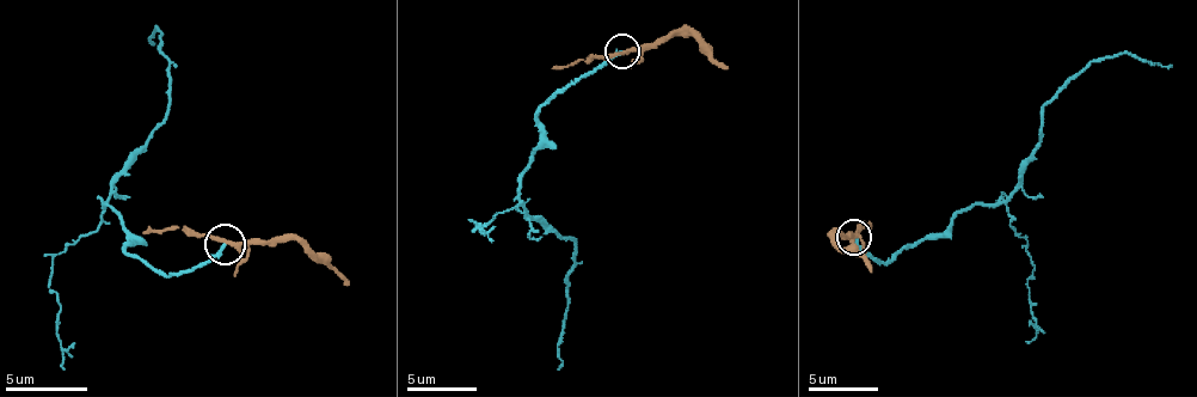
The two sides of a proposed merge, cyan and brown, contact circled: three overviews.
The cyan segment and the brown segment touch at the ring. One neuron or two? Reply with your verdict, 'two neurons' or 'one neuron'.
two neurons

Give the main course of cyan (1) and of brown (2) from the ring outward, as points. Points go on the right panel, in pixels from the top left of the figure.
1: (853, 236), (891, 261), (961, 212), (999, 205), (1041, 139), (1044, 108), (1092, 62), (1124, 52), (1172, 66)
2: (857, 236), (835, 232), (870, 270)

